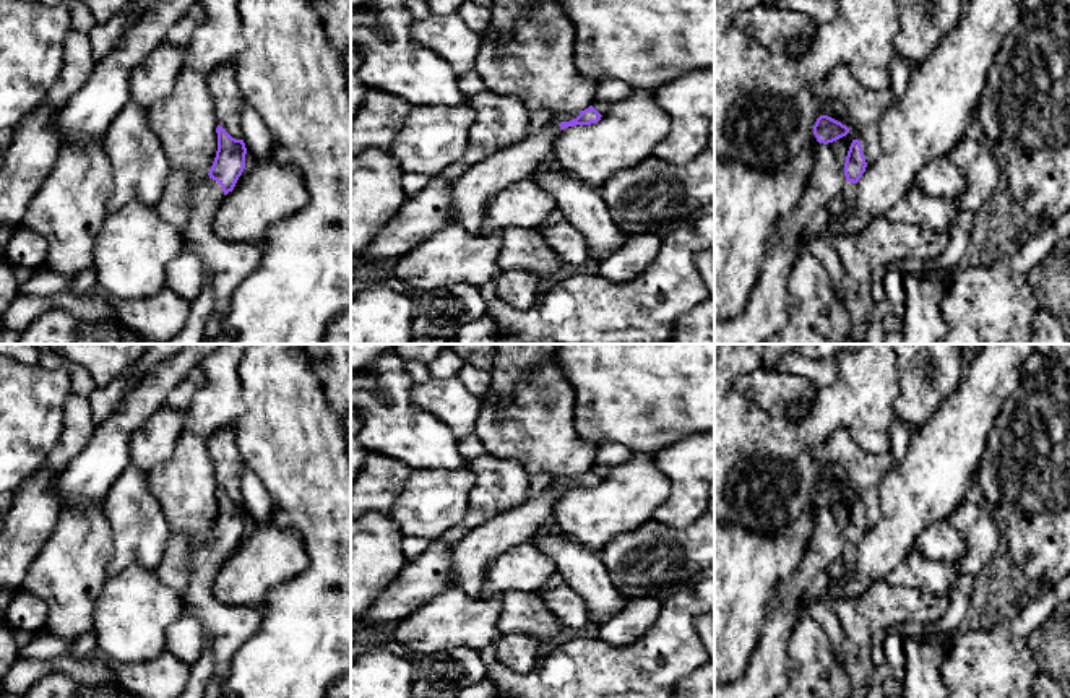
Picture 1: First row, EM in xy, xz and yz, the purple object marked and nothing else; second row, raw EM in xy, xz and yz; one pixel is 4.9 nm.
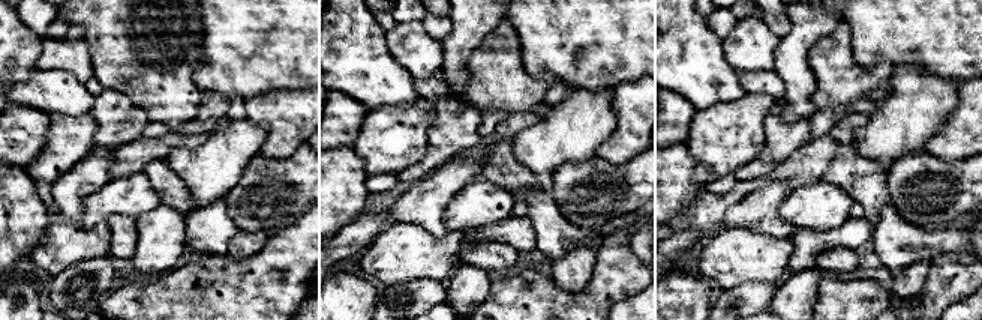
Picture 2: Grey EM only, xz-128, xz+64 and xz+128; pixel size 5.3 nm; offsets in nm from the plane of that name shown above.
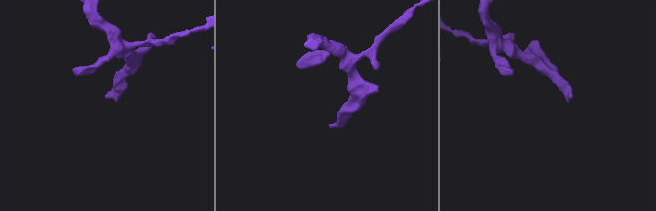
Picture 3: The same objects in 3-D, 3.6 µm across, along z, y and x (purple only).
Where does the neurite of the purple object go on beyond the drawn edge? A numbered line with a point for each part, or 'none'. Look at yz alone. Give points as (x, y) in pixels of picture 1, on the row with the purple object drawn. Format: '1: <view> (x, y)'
1: yz (849, 190)

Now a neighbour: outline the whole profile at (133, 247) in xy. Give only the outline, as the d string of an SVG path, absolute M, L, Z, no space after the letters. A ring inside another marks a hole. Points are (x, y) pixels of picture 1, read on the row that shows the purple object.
M128 203L107 216L96 237L97 284L119 299L154 295L167 286L167 265L182 248L182 234L156 206Z

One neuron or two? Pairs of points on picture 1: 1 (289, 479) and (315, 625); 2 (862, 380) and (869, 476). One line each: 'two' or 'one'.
1: one
2: two

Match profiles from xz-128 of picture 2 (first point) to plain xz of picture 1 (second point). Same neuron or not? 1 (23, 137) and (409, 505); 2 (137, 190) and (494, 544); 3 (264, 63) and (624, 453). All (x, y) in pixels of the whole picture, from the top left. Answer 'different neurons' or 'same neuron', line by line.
1: different neurons
2: different neurons
3: different neurons

